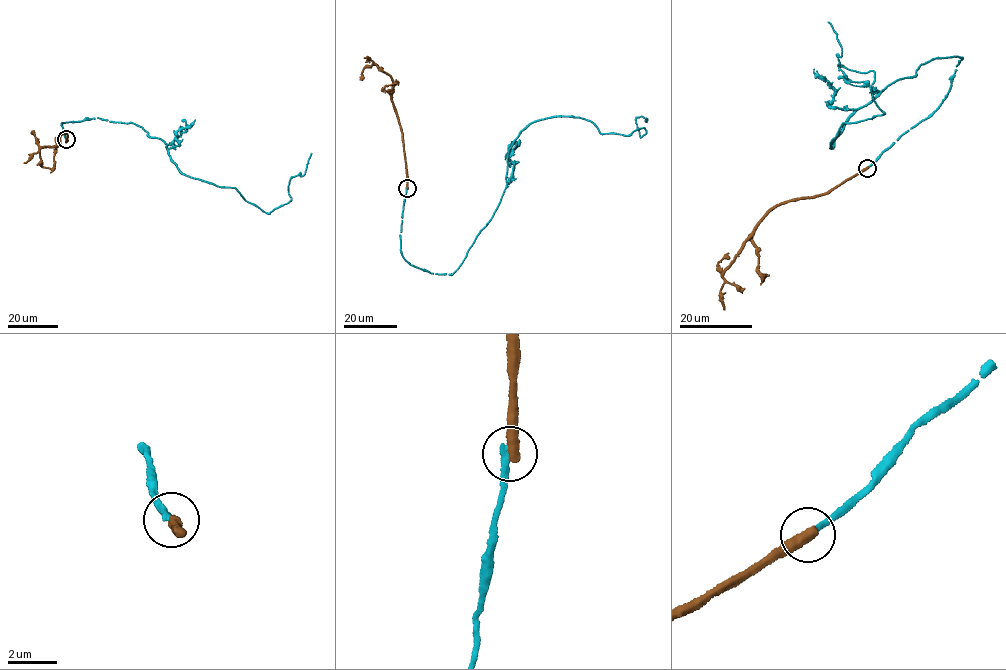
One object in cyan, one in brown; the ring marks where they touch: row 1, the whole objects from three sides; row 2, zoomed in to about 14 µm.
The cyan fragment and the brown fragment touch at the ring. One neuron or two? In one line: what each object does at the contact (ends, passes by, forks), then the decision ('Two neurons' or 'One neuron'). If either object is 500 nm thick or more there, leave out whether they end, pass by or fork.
At the ring cyan ends. At the ring brown ends. Two neurons

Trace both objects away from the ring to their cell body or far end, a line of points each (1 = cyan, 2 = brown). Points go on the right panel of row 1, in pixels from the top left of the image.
1: (866, 167), (962, 58), (898, 79), (831, 148), (884, 113), (828, 21)
2: (866, 167), (825, 193), (778, 204), (758, 225), (723, 274), (718, 263), (728, 253)

